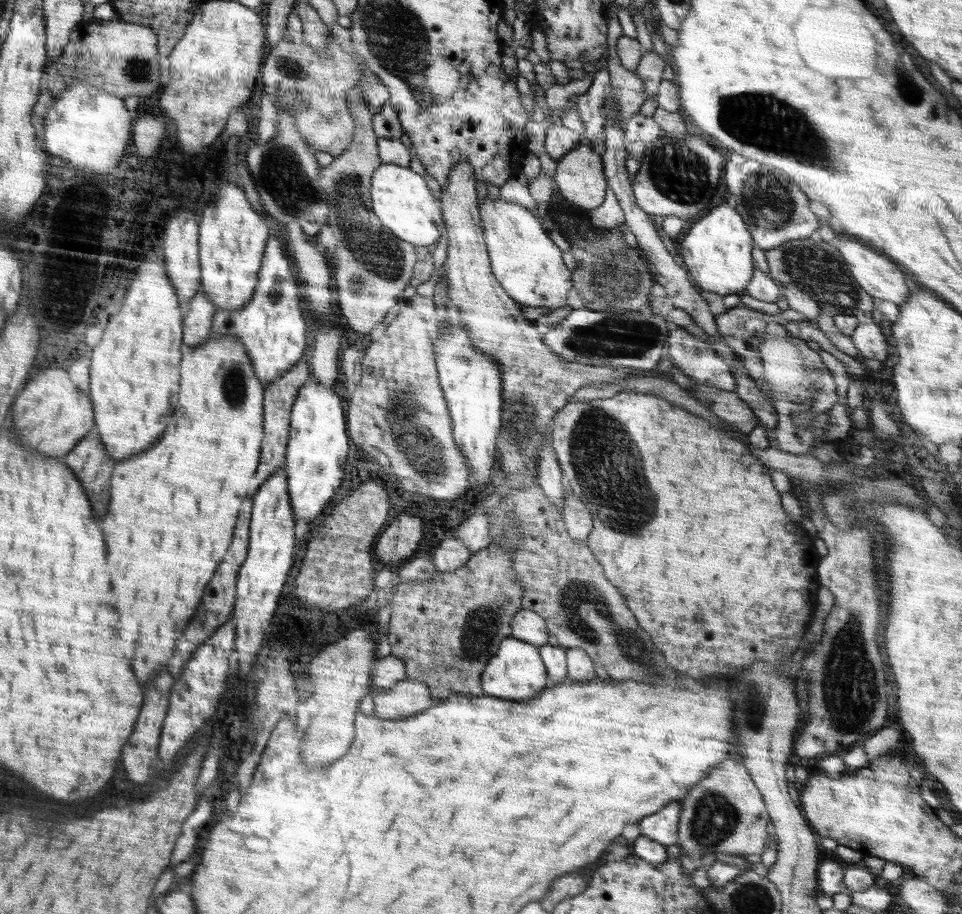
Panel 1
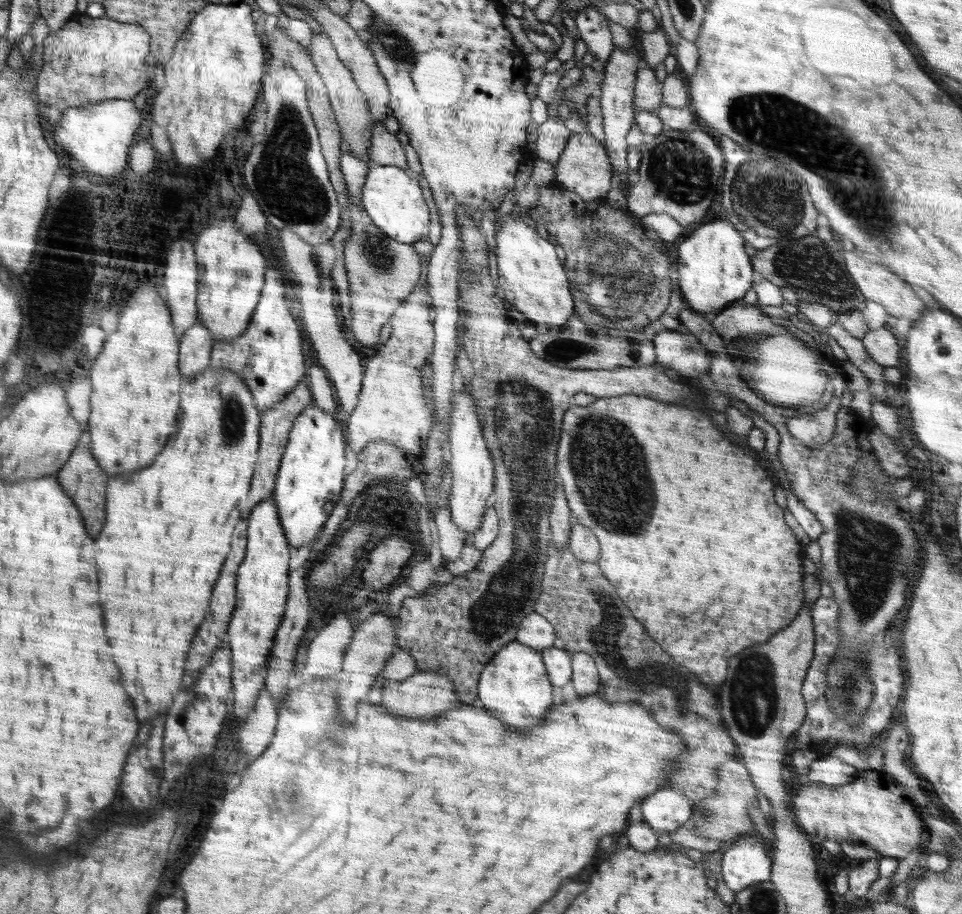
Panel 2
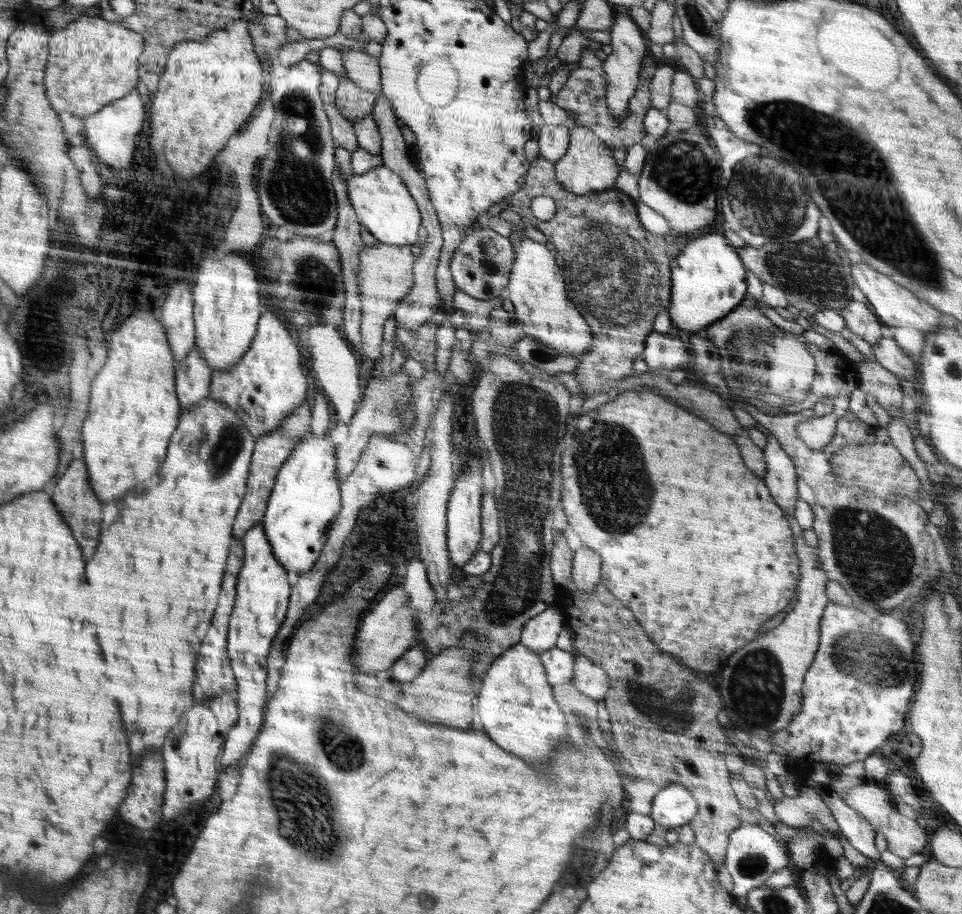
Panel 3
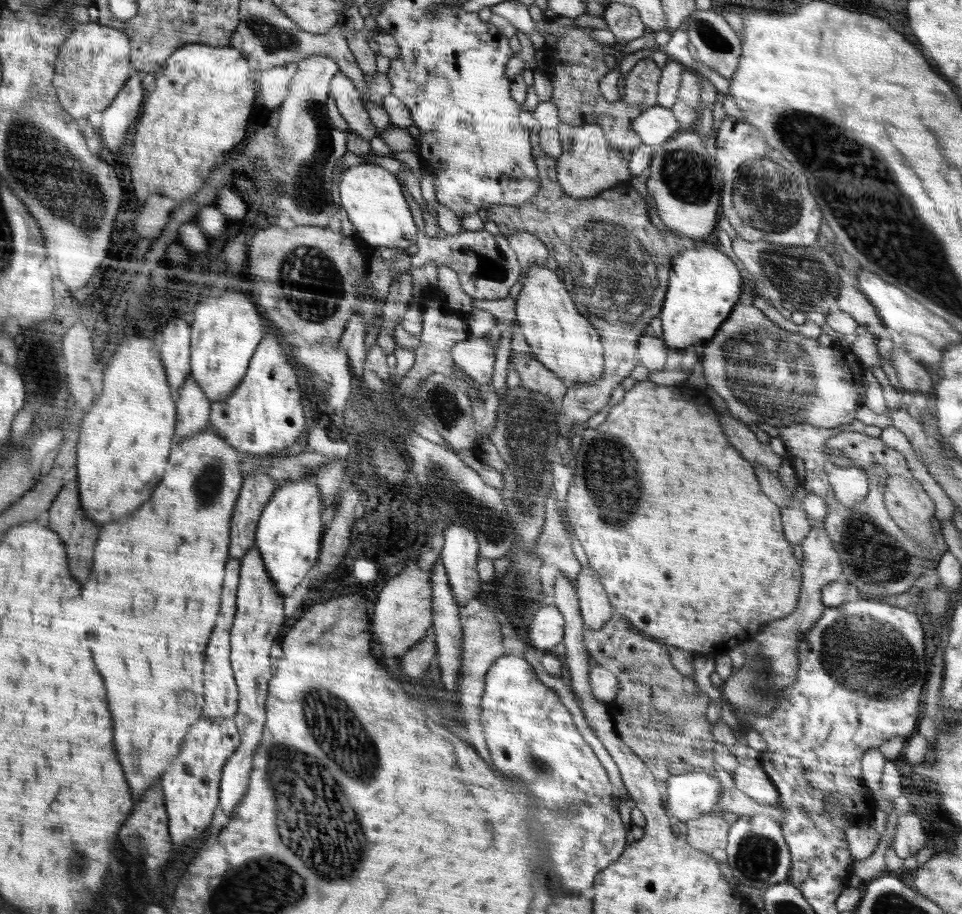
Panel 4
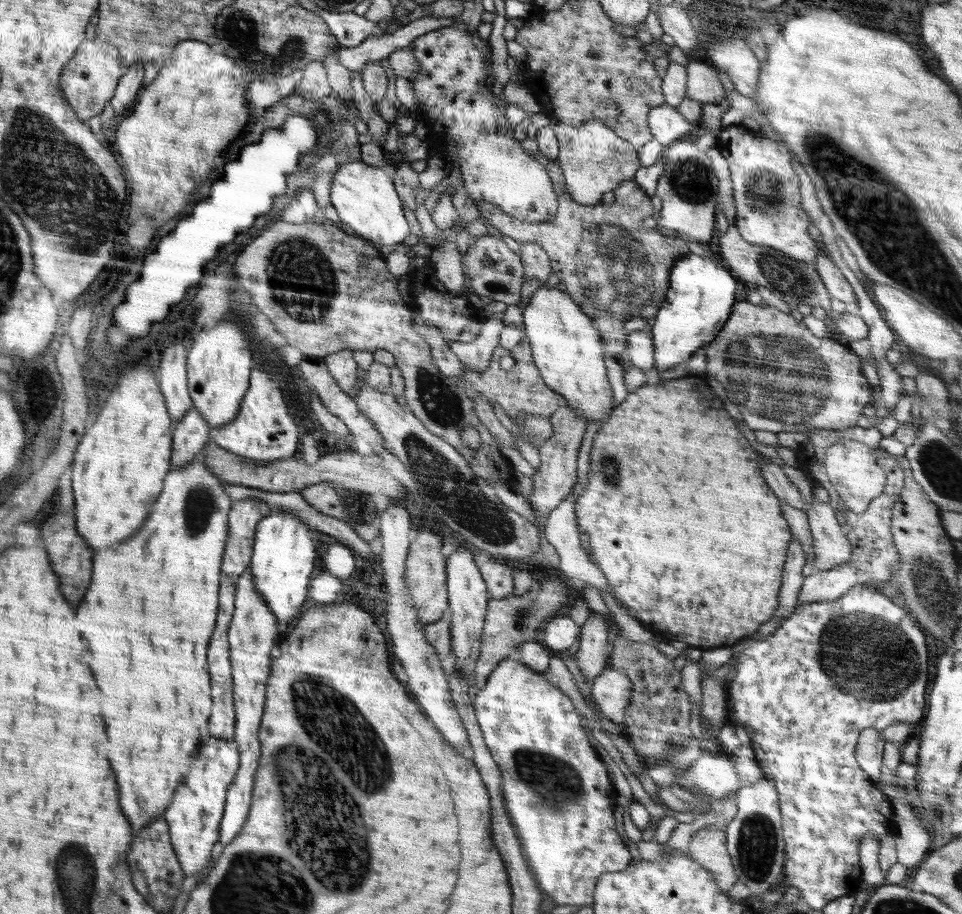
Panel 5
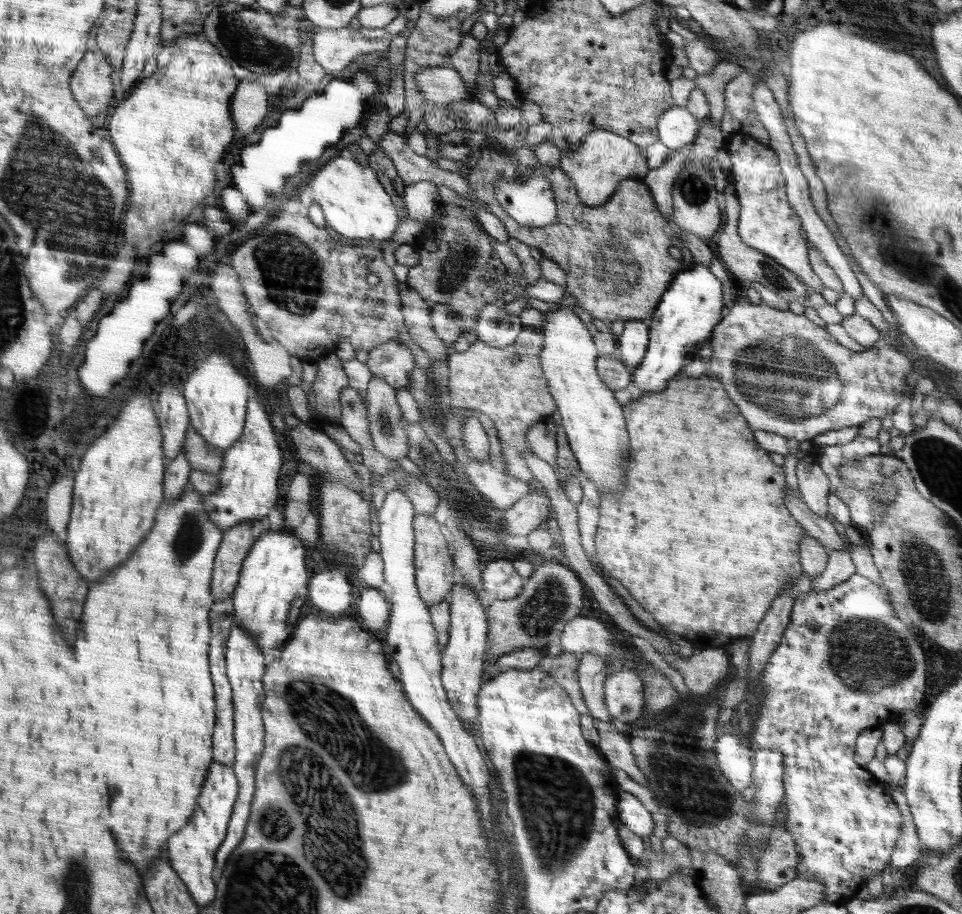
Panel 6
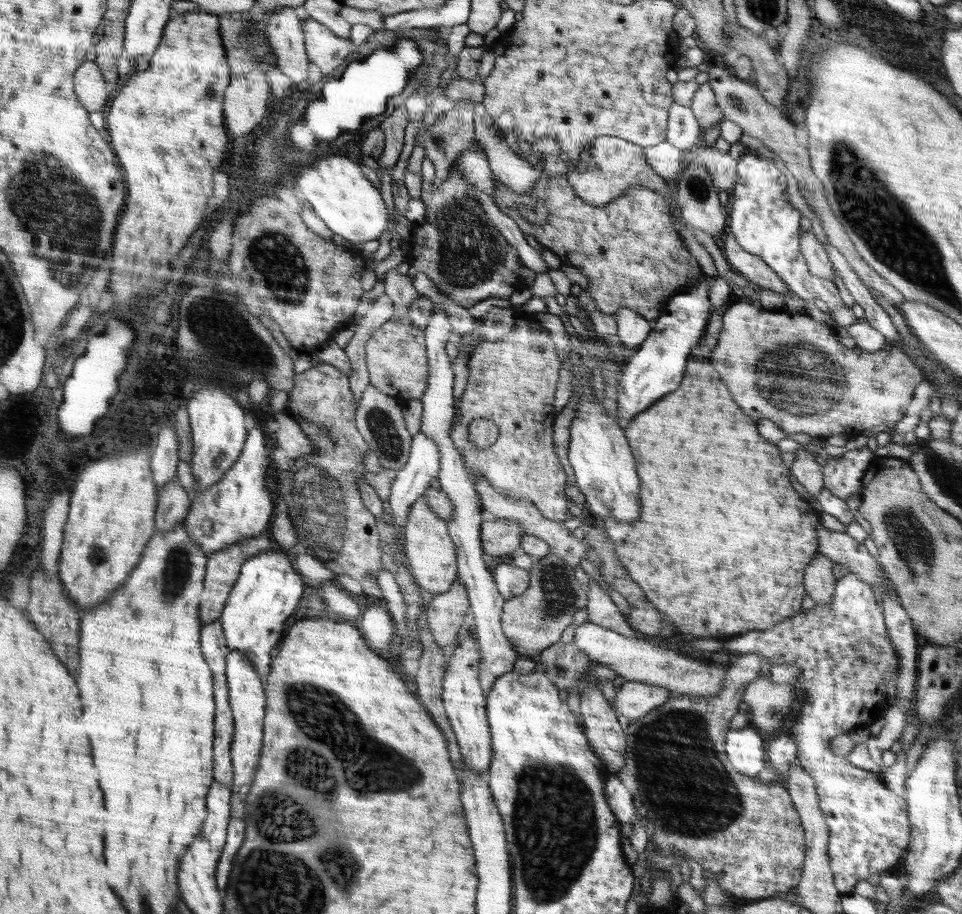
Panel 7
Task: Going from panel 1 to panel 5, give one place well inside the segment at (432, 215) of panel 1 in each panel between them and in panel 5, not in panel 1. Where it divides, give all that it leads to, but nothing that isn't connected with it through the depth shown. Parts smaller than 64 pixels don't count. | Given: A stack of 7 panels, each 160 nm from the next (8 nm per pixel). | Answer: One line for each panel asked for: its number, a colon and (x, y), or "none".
2: (392, 198)
3: (383, 205)
4: (372, 197)
5: (364, 197)

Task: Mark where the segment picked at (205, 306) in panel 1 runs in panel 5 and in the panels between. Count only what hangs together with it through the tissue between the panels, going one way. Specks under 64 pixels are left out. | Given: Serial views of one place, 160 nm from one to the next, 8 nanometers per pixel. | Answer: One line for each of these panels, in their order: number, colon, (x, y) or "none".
2: (197, 344)
3: (194, 377)
4: (194, 410)
5: (190, 435)

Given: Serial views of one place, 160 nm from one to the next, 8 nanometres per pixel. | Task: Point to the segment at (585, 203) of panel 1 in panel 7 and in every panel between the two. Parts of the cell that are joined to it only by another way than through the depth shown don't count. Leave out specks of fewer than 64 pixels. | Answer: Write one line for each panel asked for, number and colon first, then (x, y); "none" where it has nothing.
2: (584, 168)
3: (588, 166)
4: (589, 164)
5: (594, 159)
6: (604, 159)
7: (616, 165)

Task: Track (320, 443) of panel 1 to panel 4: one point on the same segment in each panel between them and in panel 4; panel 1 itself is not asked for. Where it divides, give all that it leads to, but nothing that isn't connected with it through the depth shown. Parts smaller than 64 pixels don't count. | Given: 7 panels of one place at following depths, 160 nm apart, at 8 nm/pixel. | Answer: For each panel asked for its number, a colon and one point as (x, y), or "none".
2: (310, 479)
3: (305, 499)
4: (289, 535)

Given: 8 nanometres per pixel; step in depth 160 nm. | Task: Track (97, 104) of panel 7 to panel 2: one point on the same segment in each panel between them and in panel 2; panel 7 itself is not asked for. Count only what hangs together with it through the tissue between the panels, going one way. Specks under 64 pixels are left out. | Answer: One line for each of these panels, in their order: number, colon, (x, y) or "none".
2: (89, 60)
3: (93, 62)
4: (93, 65)
5: (89, 79)
6: (91, 82)

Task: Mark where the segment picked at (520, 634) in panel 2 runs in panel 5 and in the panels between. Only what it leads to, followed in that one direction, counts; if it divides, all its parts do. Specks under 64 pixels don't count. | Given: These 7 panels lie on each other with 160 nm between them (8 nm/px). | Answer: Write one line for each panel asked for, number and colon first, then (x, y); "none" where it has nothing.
3: (540, 633)
4: (546, 630)
5: (560, 632)

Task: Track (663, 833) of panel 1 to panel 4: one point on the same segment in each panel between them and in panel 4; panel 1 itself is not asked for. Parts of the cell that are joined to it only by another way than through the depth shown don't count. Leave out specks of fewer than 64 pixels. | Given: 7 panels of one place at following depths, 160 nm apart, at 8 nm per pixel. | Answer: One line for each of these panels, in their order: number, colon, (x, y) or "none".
2: (665, 810)
3: (674, 806)
4: (690, 795)

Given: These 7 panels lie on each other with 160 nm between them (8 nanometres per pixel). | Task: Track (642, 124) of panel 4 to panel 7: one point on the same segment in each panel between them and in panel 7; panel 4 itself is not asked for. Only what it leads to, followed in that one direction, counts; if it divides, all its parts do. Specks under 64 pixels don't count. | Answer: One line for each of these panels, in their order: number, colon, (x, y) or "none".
5: (667, 125)
6: (677, 128)
7: (683, 131)

